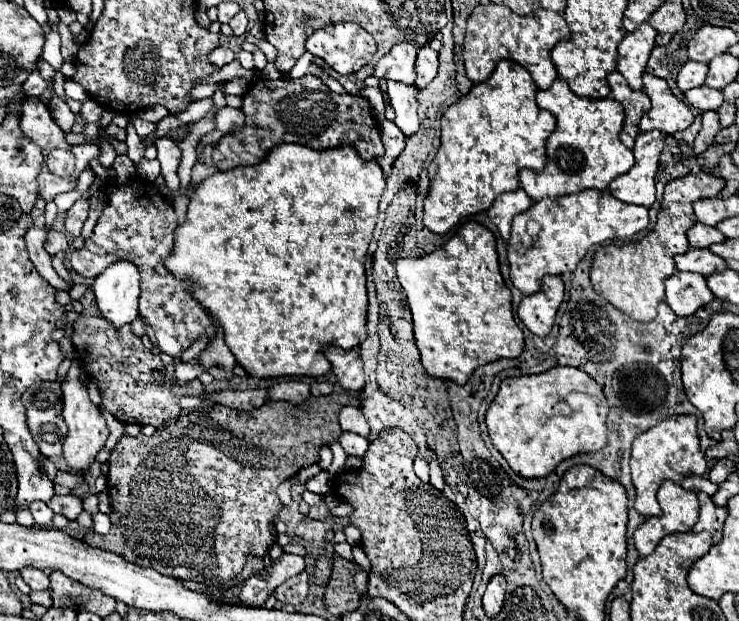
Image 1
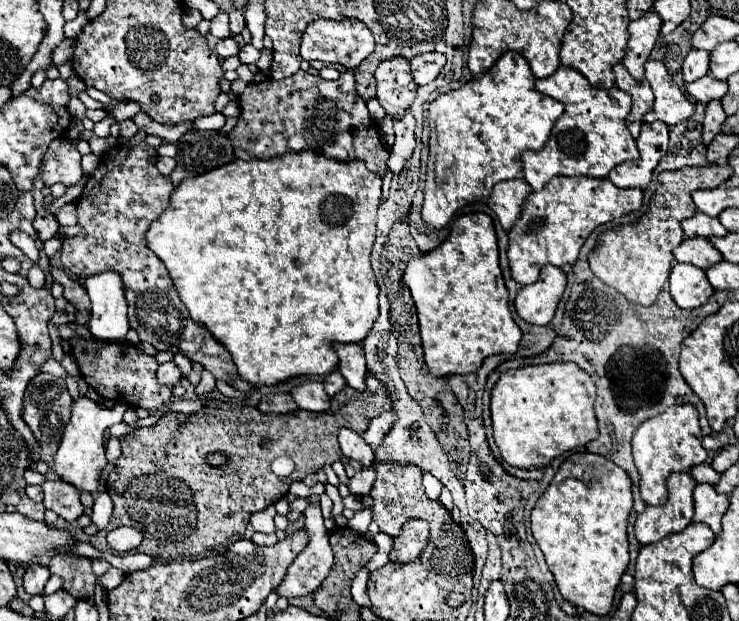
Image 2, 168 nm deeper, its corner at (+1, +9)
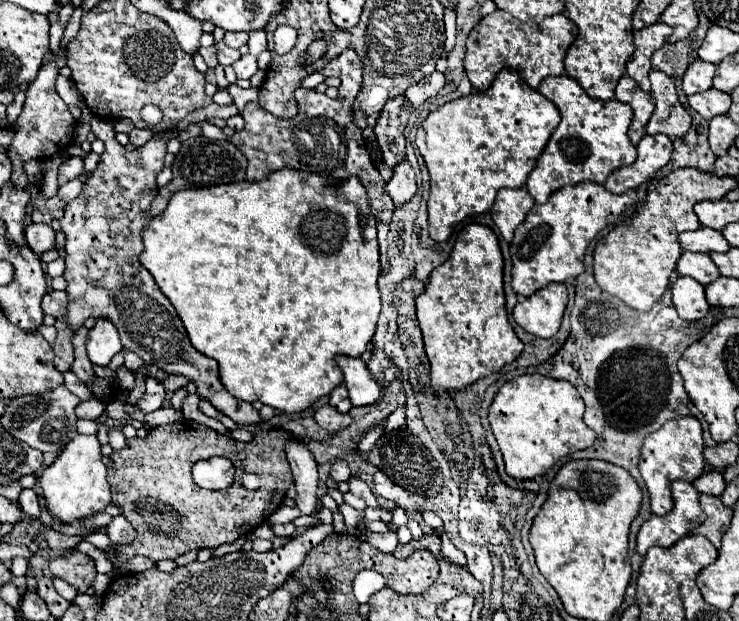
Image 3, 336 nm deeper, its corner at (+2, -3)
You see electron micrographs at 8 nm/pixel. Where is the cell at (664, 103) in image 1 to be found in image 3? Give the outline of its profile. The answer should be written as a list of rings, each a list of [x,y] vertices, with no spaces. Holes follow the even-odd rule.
[[[650,70],[650,82],[652,82],[650,94],[656,100],[656,110],[646,126],[646,132],[652,136],[666,134],[672,140],[684,136],[692,126],[692,116],[680,104],[672,78],[660,70]]]

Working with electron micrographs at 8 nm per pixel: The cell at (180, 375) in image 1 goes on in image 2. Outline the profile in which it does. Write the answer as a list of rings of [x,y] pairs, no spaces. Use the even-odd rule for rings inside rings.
[[[171,360],[171,362],[165,362],[159,366],[157,370],[157,378],[161,384],[179,384],[181,382],[181,368]]]

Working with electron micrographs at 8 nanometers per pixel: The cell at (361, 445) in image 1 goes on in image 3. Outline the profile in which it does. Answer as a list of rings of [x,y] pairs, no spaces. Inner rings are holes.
[[[336,460],[336,462],[332,464],[332,468],[330,468],[330,478],[332,478],[334,482],[346,482],[346,480],[350,478],[350,468],[348,468],[348,464],[346,464],[344,460]]]

